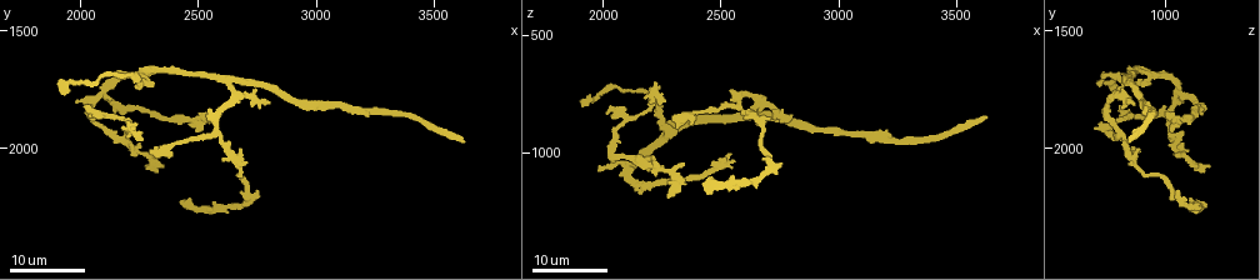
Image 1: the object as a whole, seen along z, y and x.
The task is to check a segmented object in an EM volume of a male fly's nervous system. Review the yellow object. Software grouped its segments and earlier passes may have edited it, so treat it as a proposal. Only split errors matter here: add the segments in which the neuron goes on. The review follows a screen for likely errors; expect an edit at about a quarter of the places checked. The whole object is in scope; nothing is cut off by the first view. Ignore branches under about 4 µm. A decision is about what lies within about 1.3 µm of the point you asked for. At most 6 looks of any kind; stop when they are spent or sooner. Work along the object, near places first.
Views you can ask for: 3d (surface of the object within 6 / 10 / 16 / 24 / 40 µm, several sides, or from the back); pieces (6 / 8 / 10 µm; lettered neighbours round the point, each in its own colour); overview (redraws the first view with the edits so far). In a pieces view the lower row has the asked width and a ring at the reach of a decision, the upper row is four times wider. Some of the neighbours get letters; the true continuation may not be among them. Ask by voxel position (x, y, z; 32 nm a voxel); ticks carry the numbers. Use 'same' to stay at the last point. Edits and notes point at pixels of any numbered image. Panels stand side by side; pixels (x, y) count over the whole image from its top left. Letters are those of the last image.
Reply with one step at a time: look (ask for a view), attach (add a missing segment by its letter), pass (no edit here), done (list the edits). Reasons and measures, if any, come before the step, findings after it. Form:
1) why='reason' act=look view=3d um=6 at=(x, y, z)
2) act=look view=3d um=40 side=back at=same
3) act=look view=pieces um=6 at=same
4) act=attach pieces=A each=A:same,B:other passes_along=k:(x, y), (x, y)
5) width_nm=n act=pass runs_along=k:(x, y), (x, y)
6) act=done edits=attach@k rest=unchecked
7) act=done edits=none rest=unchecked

why='end of a long branch' act=look view=3d um=16 at=(2550, 1890, 1040)

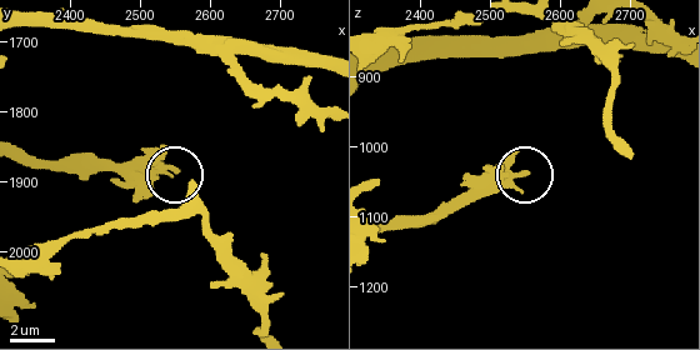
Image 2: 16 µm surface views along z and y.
why='zoom in' act=look view=3d um=10 at=(2550, 1880, 1040)

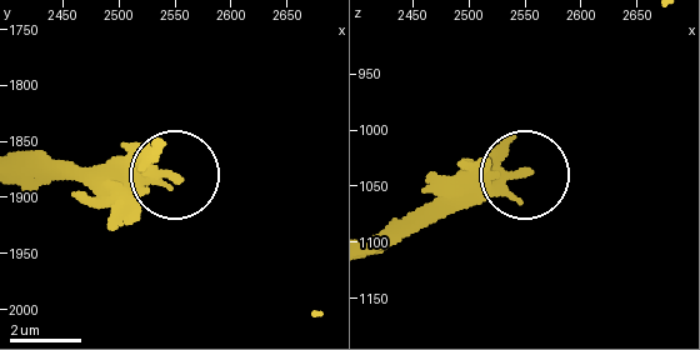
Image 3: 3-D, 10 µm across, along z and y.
why='what lies round it' act=look view=pieces um=8 at=(2548, 1884, 1038)

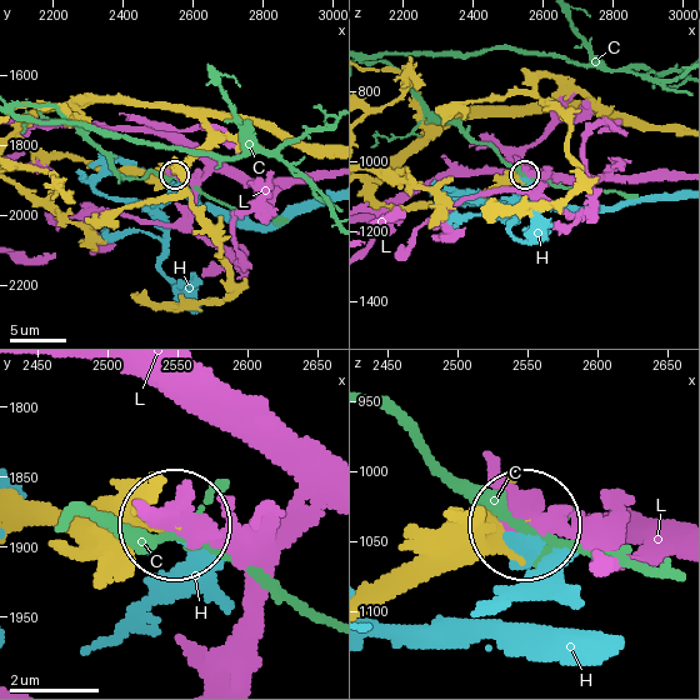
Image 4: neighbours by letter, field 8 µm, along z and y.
act=pass each=C:other,H:other,L:other runs_along=4:(379, 604), (521, 525) found='no lettered segment goes on from it'

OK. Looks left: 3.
why='end of a long branch' act=look view=3d um=24 at=(1910, 1750, 790)

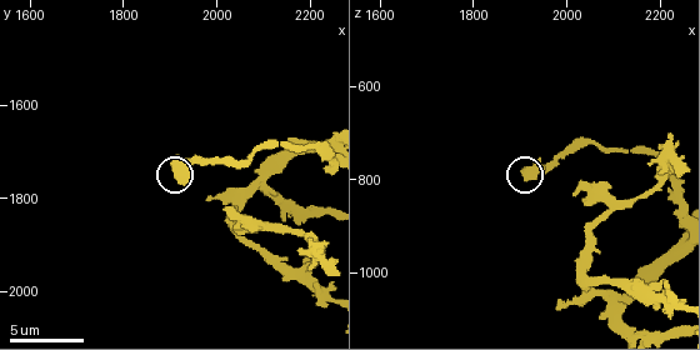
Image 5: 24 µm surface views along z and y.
why='what lies round it' act=look view=pieces um=10 at=(1910, 1755, 800)

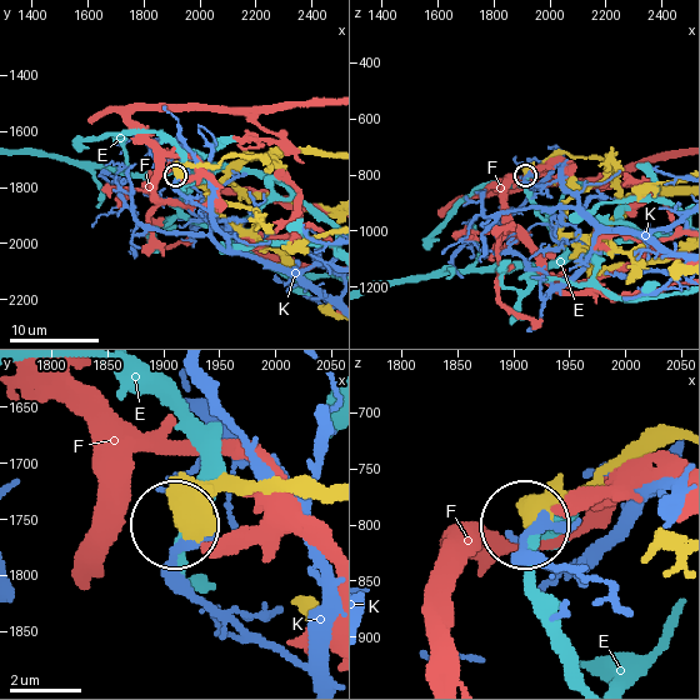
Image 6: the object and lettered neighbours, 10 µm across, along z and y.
width_nm=610 act=pass each=E:other,F:other,K:other runs_along=6:(325, 488), (235, 488), (199, 499), (175, 520) found='none of them fits'

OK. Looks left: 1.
act=done edits=none rest=unchecked

